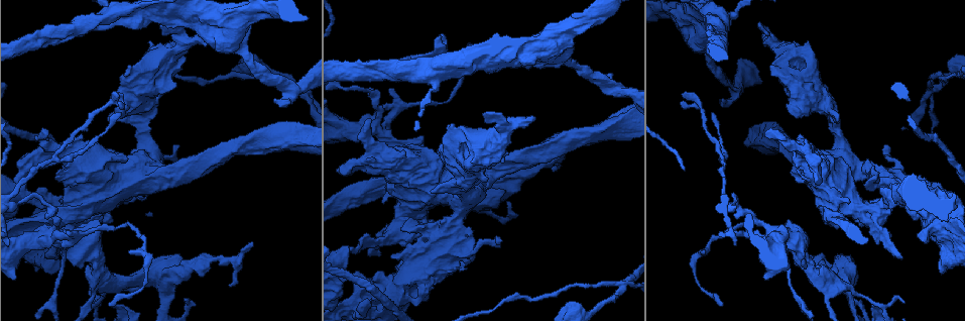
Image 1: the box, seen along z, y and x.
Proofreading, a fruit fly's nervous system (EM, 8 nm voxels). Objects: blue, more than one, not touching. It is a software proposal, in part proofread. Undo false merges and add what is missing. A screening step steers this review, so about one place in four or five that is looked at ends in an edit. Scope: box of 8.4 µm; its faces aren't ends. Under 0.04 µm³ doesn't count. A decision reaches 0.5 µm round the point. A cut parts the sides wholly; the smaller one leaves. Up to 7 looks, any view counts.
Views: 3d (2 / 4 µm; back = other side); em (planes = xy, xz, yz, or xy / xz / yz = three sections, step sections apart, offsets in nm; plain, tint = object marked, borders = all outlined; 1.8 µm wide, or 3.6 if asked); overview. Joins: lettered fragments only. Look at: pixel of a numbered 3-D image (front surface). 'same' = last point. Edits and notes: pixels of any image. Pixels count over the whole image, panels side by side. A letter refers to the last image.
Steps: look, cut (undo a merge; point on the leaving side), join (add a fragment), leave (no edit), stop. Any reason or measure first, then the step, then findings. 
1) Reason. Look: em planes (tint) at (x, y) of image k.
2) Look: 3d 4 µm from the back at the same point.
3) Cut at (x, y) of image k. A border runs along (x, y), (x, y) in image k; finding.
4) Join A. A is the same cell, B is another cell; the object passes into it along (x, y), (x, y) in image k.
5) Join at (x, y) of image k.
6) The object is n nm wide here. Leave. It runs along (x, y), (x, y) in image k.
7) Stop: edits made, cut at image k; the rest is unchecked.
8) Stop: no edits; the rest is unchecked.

An open end. Look: em yz step 16 (borders) at (766, 133) of image 1.

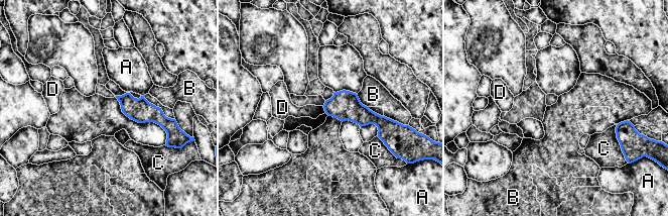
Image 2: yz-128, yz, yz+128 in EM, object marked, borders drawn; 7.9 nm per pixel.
Cut it another way. Look: em planes (borders) at the same point.

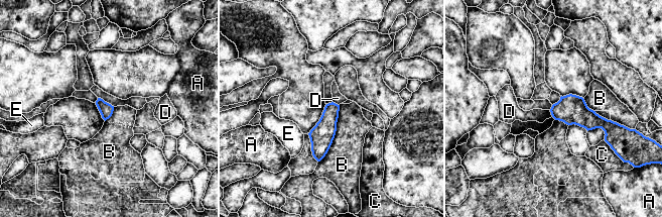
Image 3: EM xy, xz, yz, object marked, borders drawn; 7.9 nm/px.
Leave. A, B, C, D and E are other cells; a border runs along (333, 101), (339, 105) in image 3; no lettered fragment goes on from it.

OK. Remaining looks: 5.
Thin arm on a thick one. Look: em planes (tint) at (380, 131) of image 1.

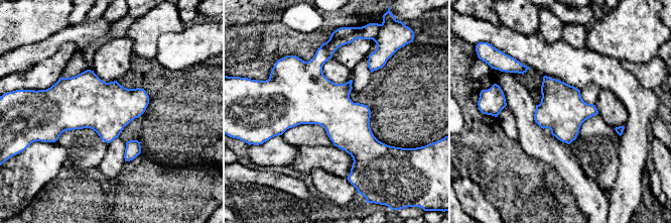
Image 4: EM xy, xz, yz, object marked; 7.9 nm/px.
Look: em planes (borders) at the same point.

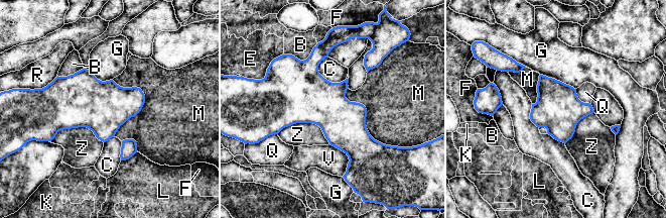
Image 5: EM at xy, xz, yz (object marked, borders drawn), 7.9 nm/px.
Leave. B, C, E, F, G, K, L, M, Q, R, V and Z are other cells; a border runs along (348, 87), (393, 146) in image 5; one cell here.

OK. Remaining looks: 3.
Free end. Look: 3d 2 µm at (144, 197) of image 1.

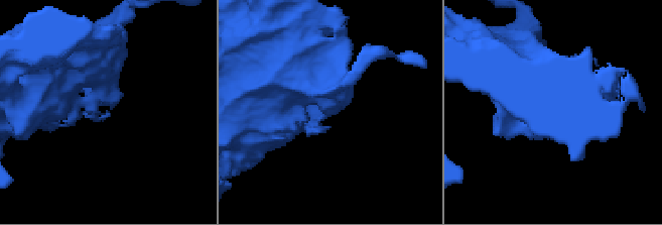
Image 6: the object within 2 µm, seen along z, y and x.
Look: em planes (borders) at (103, 117) of image 6.

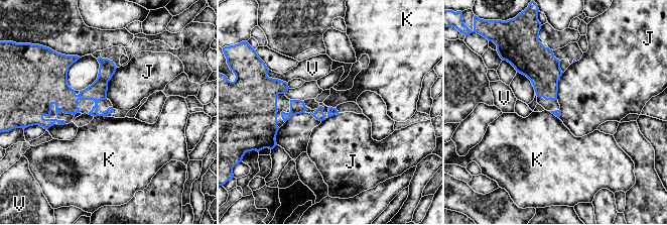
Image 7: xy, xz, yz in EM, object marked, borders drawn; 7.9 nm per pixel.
The longest contact is with J, 260 nm. Leave. J, K and V are other cells; a border runs along (106, 116), (94, 117) in image 7; none of them fits.

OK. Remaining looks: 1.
Stop: no edits; the rest is unchecked.

